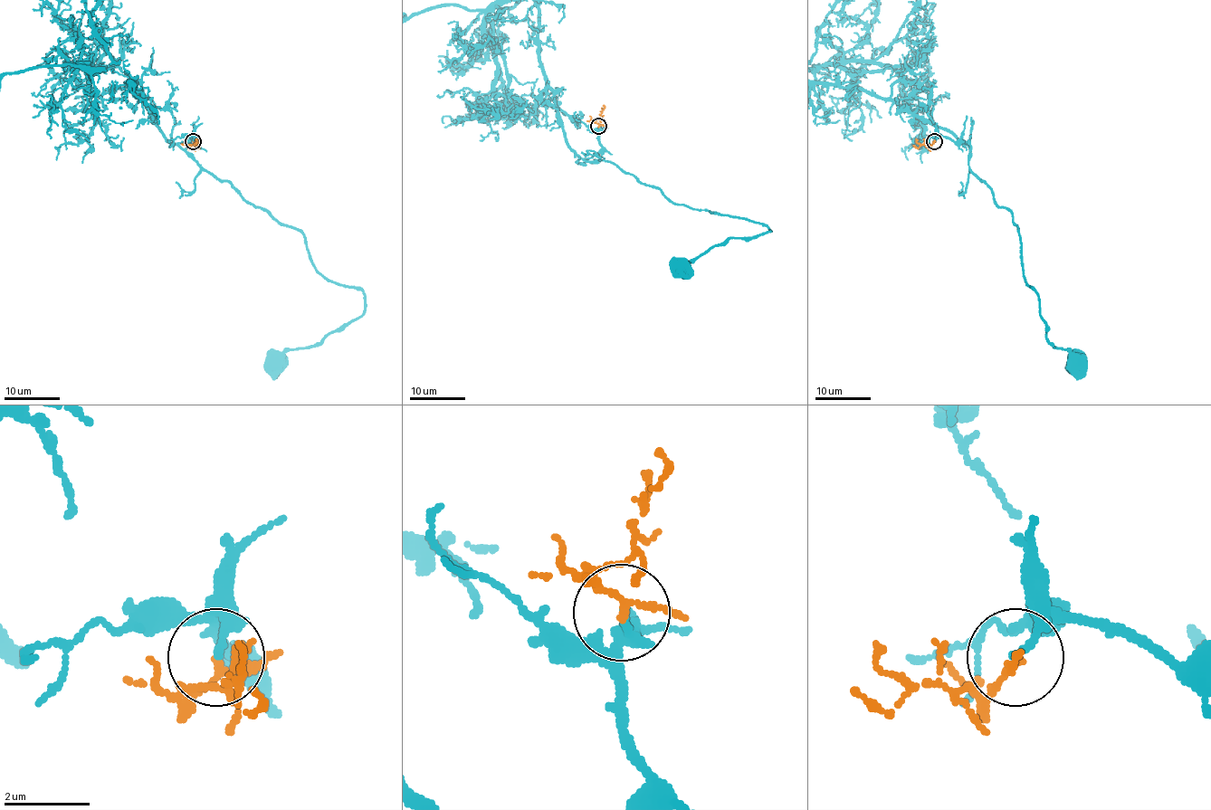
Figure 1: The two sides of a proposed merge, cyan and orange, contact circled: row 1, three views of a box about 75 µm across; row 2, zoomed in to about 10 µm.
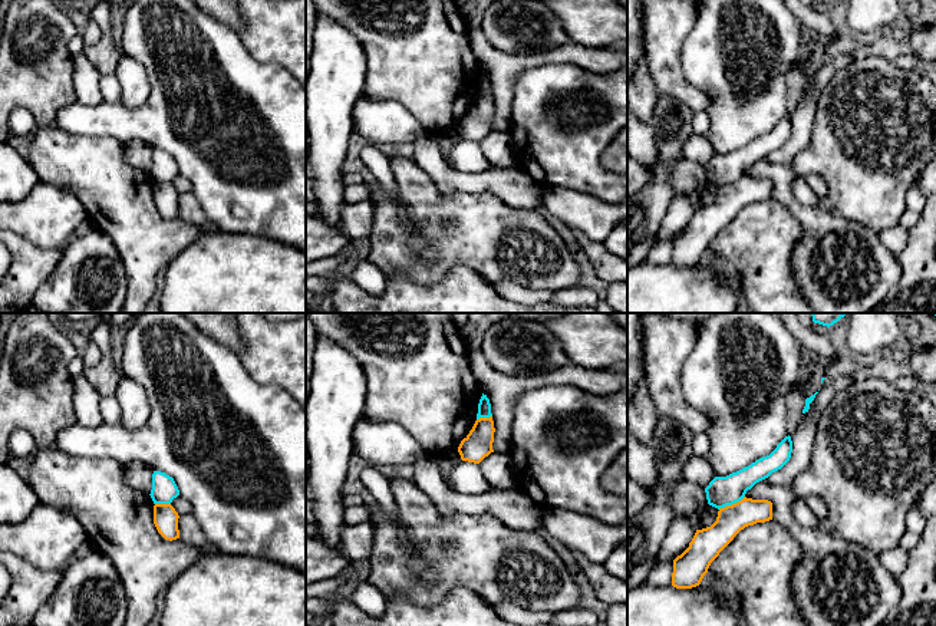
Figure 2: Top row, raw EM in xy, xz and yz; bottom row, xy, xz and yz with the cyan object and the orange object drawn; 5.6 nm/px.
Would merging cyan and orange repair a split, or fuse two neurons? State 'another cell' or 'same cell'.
another cell

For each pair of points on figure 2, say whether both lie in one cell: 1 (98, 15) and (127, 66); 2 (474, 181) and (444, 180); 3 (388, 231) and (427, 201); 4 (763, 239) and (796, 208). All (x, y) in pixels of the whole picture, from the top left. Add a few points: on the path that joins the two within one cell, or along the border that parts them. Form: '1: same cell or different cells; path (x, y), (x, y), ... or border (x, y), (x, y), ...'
1: different cells; border (122, 55), (112, 73)
2: same cell; path (467, 181), (451, 180)
3: same cell; path (388, 214), (388, 206), (394, 197), (409, 197)
4: different cells; border (773, 197), (798, 221), (801, 239), (797, 246)

